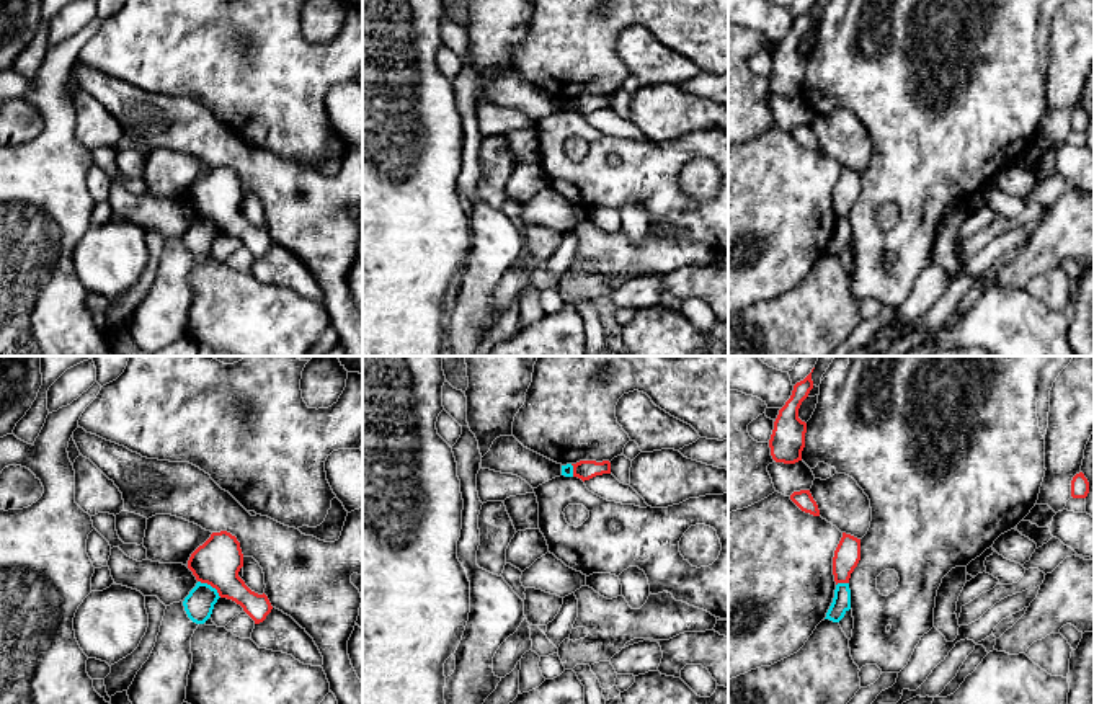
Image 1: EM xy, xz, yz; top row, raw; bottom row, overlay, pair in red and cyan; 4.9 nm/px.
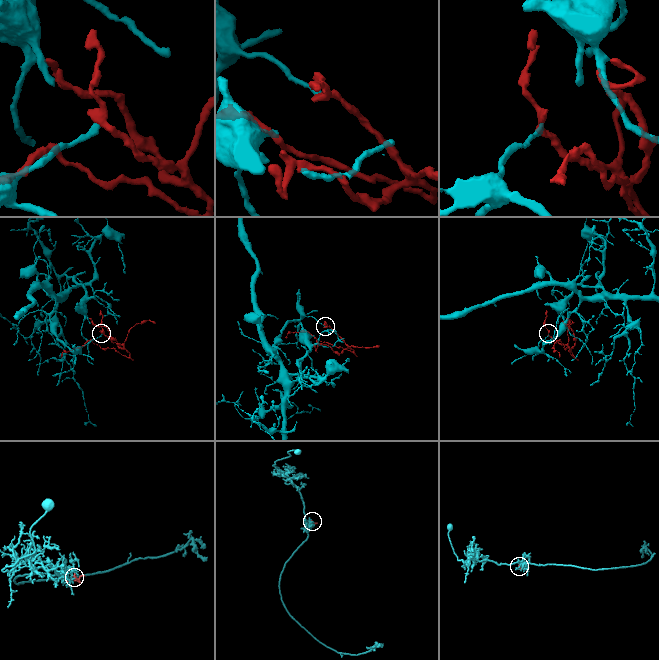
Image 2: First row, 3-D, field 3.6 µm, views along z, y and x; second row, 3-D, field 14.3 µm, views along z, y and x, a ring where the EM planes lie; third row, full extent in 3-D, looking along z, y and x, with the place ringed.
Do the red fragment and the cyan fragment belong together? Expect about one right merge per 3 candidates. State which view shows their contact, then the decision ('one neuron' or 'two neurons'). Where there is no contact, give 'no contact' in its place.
xy | two neurons

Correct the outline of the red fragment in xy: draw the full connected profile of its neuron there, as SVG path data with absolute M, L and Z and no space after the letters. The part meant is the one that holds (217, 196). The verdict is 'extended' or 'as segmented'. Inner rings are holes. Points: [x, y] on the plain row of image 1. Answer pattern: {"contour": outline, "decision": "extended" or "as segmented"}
{"contour": "M227 165L212 167L188 194L188 203L198 216L217 224L220 232L235 235L243 245L260 258L271 247L268 230L251 225L238 211L243 201L240 176Z", "decision": "as segmented"}

